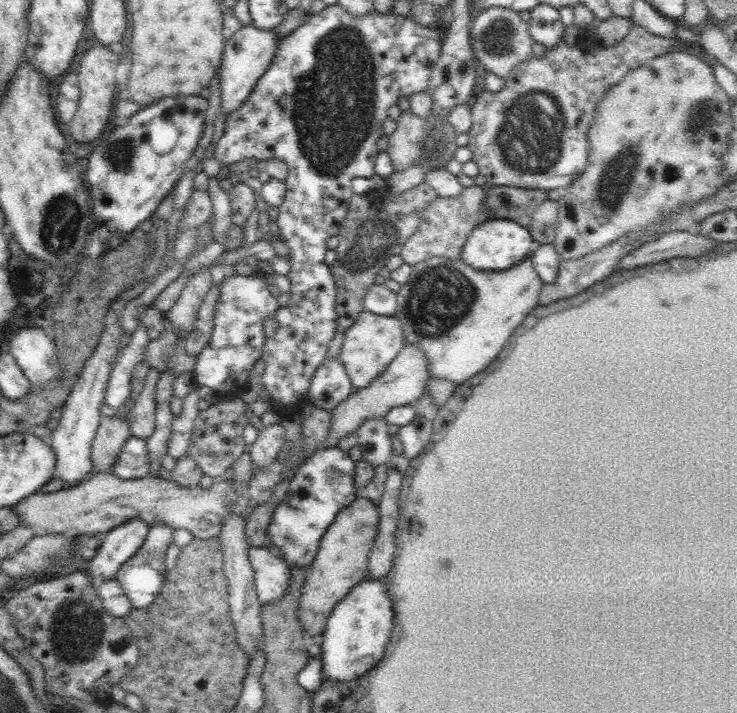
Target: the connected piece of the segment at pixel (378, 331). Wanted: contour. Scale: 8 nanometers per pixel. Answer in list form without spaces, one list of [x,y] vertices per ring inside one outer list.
[[[364,310],[350,328],[345,337],[339,358],[344,364],[354,389],[369,386],[377,375],[396,358],[400,349],[406,345],[402,324],[393,316],[378,315]]]

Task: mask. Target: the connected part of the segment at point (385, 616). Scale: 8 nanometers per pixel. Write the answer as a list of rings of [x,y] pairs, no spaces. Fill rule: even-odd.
[[[366,577],[350,589],[338,602],[326,621],[322,632],[321,661],[326,677],[353,684],[365,679],[367,672],[389,651],[388,641],[393,629],[394,609],[392,596],[382,579]]]

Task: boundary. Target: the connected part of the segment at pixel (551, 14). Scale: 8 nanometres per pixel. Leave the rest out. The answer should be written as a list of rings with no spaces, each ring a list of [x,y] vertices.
[[[538,5],[531,11],[529,32],[536,42],[542,43],[546,48],[558,44],[560,37],[564,36],[564,24],[560,21],[558,9],[550,5]]]

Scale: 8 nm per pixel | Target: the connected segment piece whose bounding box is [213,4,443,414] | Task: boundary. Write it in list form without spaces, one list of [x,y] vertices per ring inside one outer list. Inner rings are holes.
[[[334,4],[334,6],[326,6],[319,13],[309,14],[309,18],[306,23],[296,28],[288,35],[286,40],[282,40],[282,44],[278,46],[278,53],[275,58],[270,62],[268,70],[260,78],[258,78],[258,84],[254,86],[254,90],[250,93],[247,101],[241,106],[240,109],[234,111],[234,113],[227,116],[228,122],[225,124],[224,134],[216,142],[214,148],[213,158],[216,158],[221,165],[229,166],[235,162],[249,159],[250,157],[261,160],[270,160],[270,158],[282,159],[287,166],[287,178],[284,180],[286,183],[286,196],[279,206],[279,213],[277,218],[278,226],[280,227],[279,237],[288,246],[290,253],[286,257],[290,261],[290,272],[287,275],[291,283],[290,299],[288,305],[278,308],[275,313],[276,320],[278,321],[278,328],[273,337],[266,339],[266,344],[262,347],[262,360],[266,362],[266,367],[263,374],[263,383],[265,389],[269,393],[270,400],[274,400],[274,408],[282,414],[288,414],[286,408],[296,408],[298,403],[302,406],[304,404],[304,398],[309,392],[309,387],[316,372],[316,369],[326,360],[326,352],[328,352],[328,345],[330,340],[334,338],[334,334],[337,332],[337,311],[336,311],[336,295],[337,290],[335,286],[334,276],[332,276],[330,266],[325,264],[325,255],[329,250],[328,238],[331,236],[337,236],[340,232],[342,221],[346,218],[346,212],[350,208],[350,201],[354,192],[352,191],[352,180],[362,176],[362,178],[370,178],[375,174],[375,162],[379,153],[378,146],[376,144],[378,138],[384,133],[384,122],[388,118],[388,108],[393,104],[398,104],[399,96],[405,96],[407,98],[412,97],[414,93],[421,93],[428,90],[430,75],[436,62],[439,61],[441,56],[441,44],[442,44],[443,30],[438,25],[422,26],[418,22],[414,22],[411,18],[396,12],[388,11],[383,14],[376,10],[370,10],[366,16],[353,16],[348,14],[347,10],[344,10],[342,6]]]

